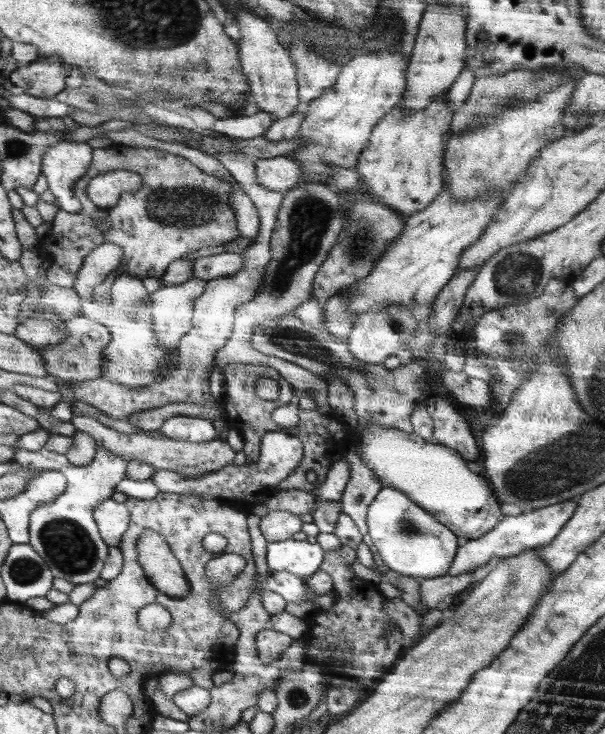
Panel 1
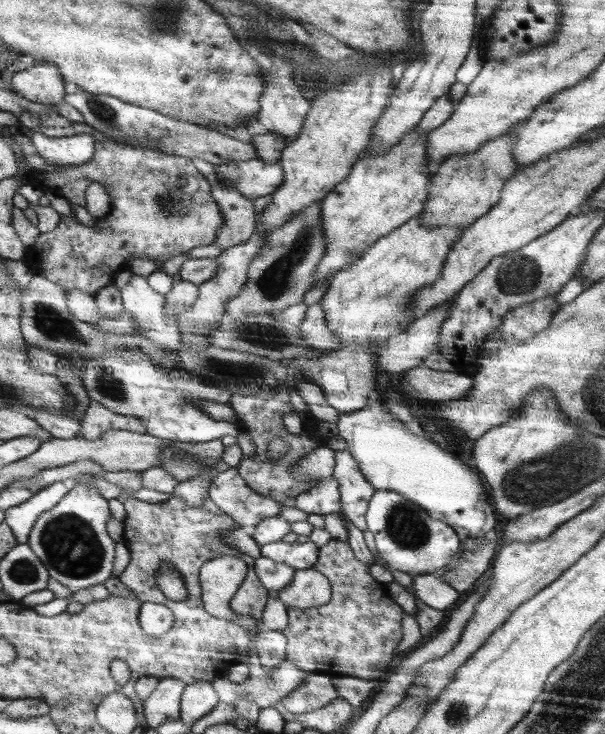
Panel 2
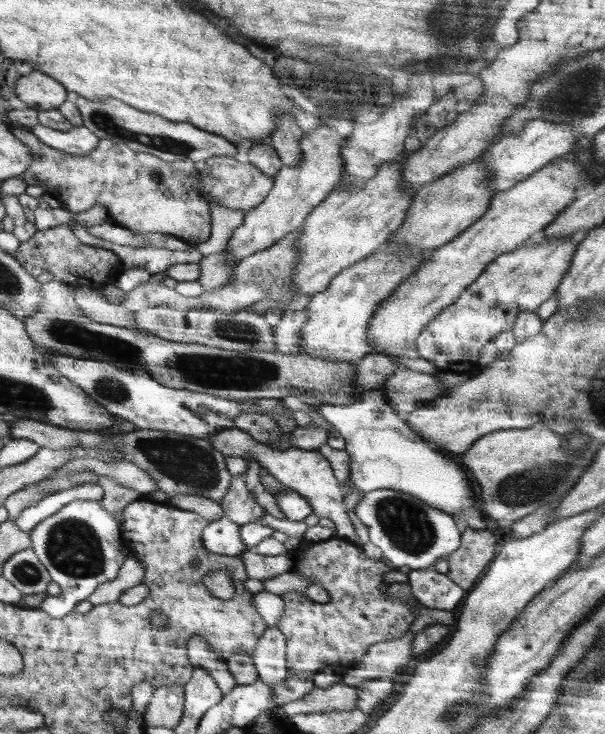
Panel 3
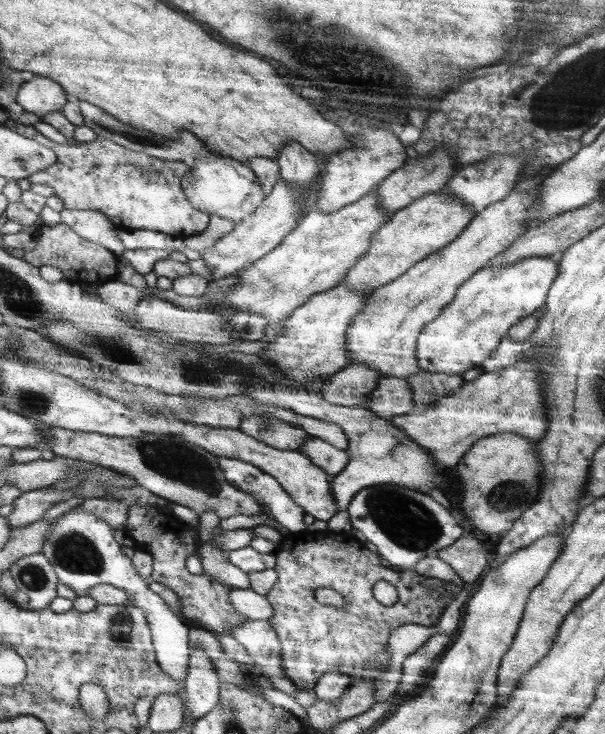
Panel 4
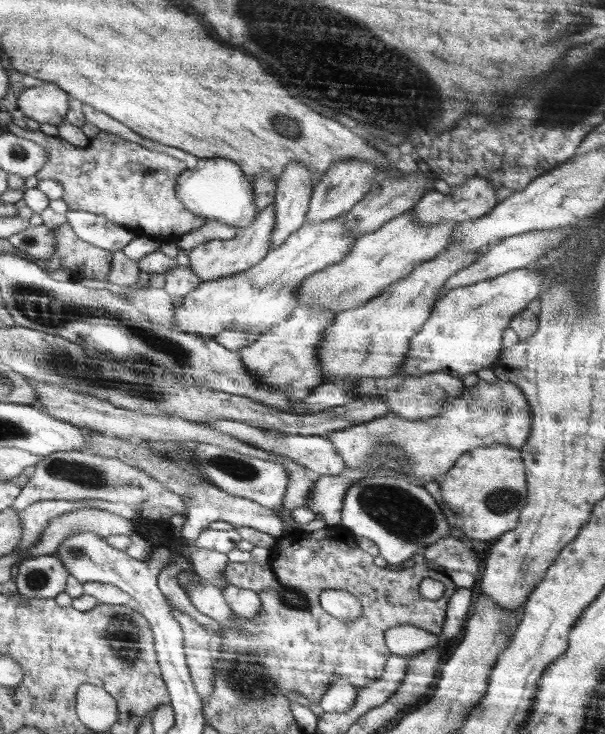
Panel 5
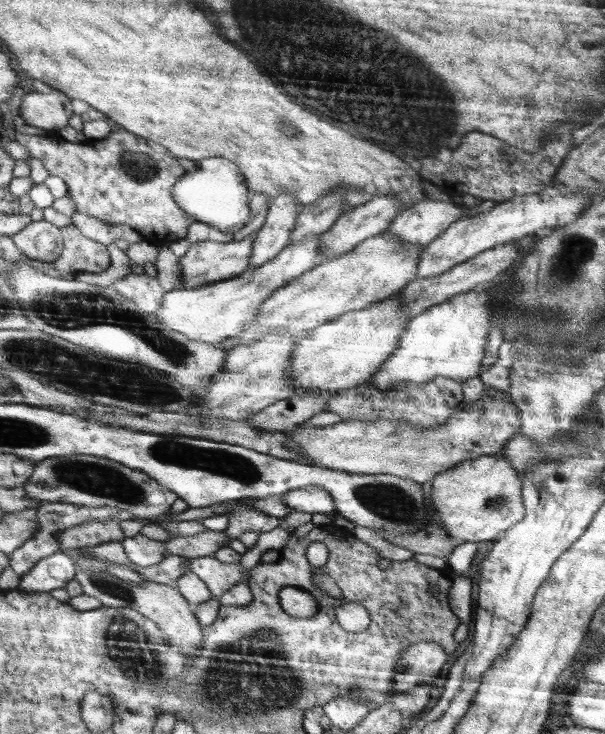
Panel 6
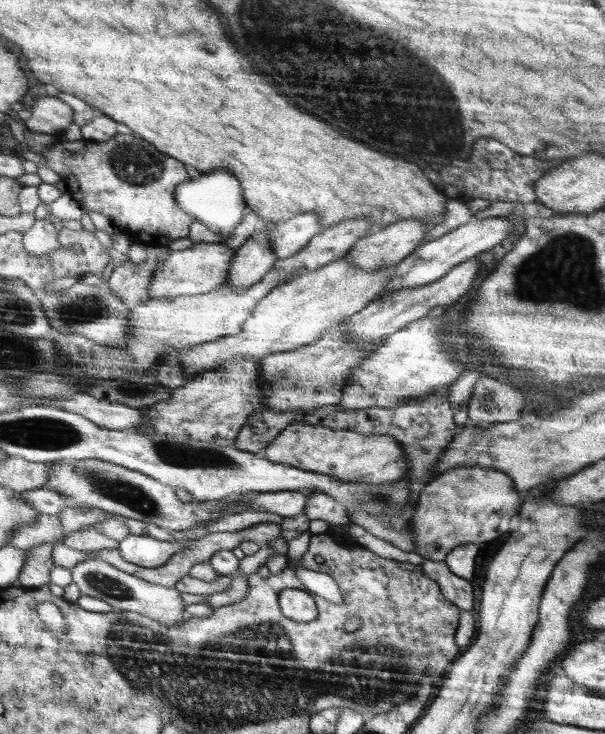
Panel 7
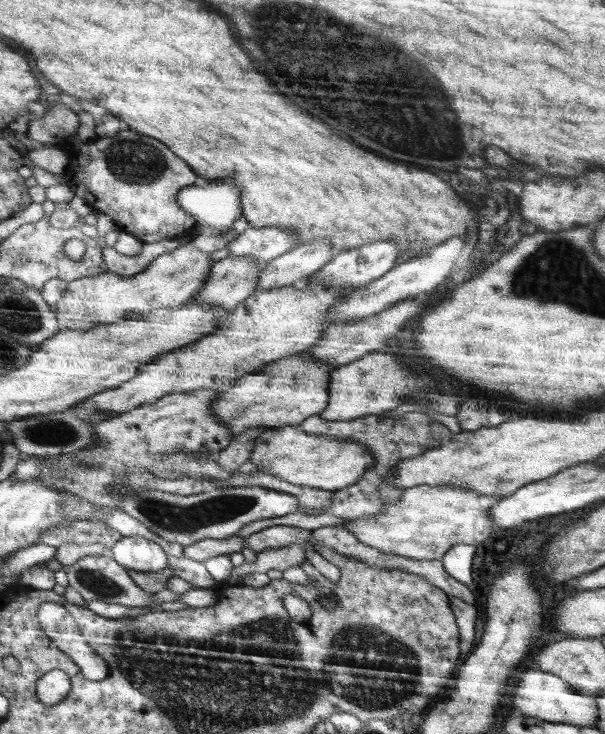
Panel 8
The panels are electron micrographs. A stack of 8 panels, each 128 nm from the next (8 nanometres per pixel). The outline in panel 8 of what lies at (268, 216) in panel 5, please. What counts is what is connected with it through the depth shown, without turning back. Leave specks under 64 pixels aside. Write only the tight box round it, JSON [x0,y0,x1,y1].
[57,239,214,330]

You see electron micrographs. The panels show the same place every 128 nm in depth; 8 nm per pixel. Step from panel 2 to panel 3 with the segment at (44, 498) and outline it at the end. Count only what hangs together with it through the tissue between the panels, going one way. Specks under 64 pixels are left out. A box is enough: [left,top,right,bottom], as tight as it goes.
[17,482,105,532]

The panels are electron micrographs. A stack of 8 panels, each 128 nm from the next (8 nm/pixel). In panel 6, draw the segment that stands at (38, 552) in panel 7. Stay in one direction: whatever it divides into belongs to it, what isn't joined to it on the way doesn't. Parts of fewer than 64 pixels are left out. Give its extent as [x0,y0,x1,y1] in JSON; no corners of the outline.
[11,501,136,577]

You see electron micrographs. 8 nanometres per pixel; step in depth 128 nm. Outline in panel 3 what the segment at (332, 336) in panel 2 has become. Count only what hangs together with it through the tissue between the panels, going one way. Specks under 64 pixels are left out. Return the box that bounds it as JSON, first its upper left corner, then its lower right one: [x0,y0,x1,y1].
[273,310,307,354]

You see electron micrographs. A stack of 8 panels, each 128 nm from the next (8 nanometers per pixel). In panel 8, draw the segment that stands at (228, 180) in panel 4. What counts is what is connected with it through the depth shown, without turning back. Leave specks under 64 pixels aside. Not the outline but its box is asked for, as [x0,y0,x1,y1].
[178,180,243,234]

